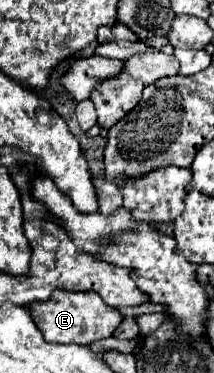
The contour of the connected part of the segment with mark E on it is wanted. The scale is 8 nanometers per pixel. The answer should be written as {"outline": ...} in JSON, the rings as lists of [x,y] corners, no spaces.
{"outline":[[[54,290],[54,294],[46,302],[32,302],[28,304],[30,316],[36,322],[38,330],[42,332],[46,342],[60,342],[60,344],[80,344],[88,346],[90,342],[102,340],[112,336],[114,328],[122,320],[122,314],[102,302],[94,292],[68,292],[68,290]]]}

